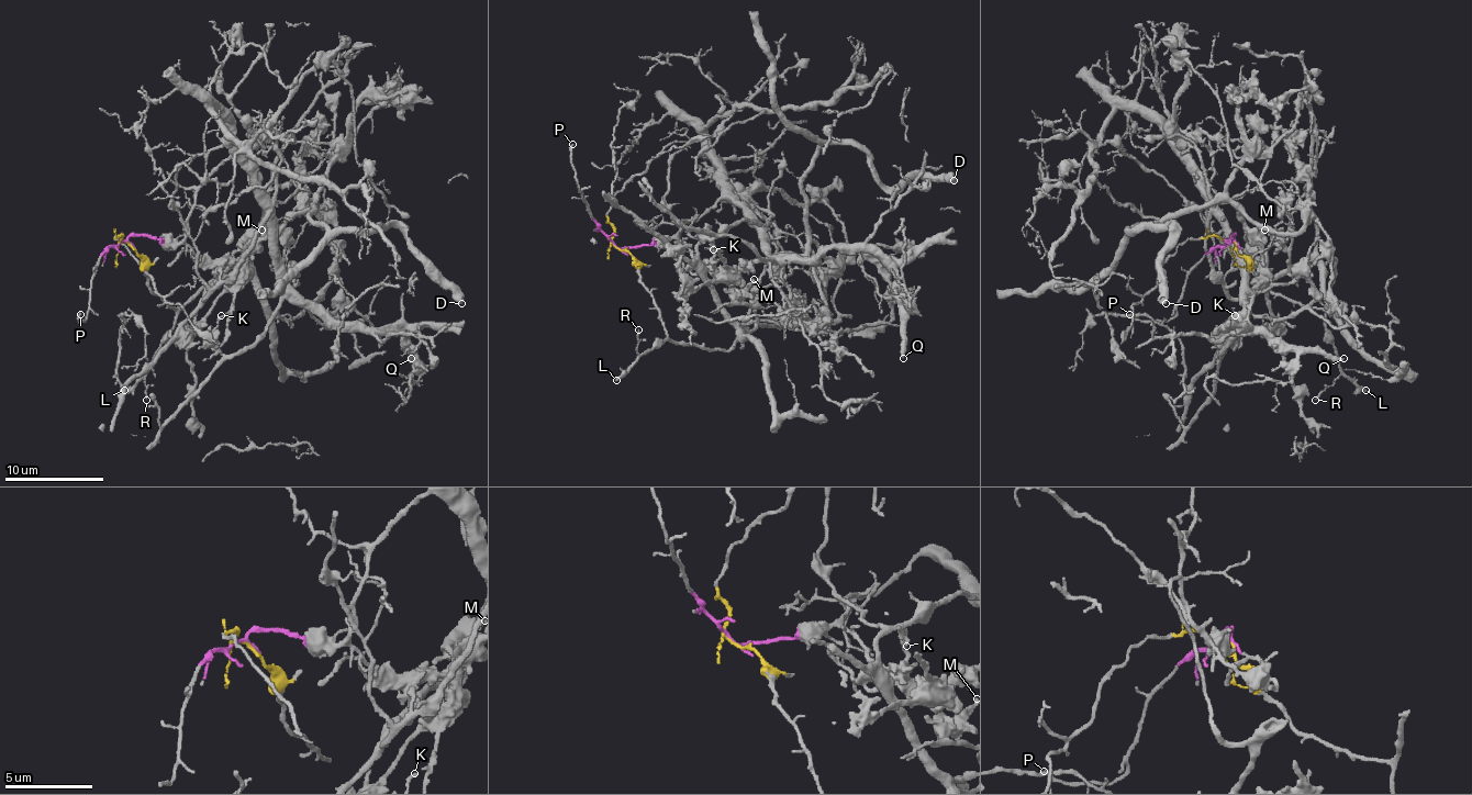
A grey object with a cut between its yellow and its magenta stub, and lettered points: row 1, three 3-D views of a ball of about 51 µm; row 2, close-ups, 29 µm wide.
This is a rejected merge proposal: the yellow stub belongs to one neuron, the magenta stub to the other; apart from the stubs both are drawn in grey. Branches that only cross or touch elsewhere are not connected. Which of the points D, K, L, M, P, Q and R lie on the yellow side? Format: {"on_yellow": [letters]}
{"on_yellow": ["L", "R"]}

